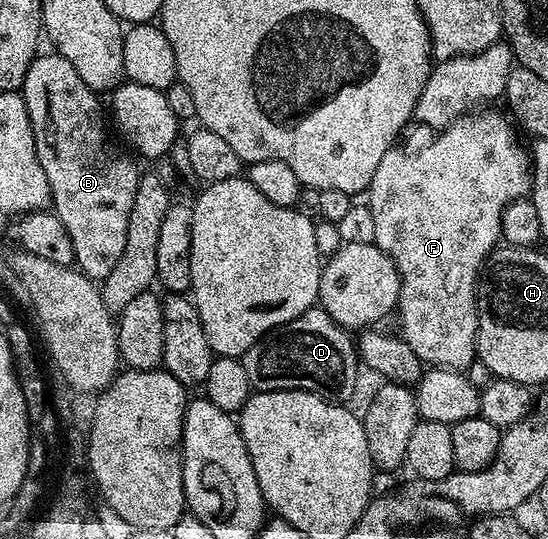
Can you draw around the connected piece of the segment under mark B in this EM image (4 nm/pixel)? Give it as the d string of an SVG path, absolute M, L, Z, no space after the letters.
M55 52L37 53L36 59L24 77L22 87L26 112L34 128L34 144L42 172L50 184L51 209L62 220L70 240L74 243L75 267L90 279L103 280L110 276L114 264L118 264L126 248L126 228L130 225L130 208L134 205L134 192L138 192L141 171L132 163L131 153L123 154L112 143L108 130L104 127L104 114L100 111L97 91L89 88L78 76L74 64Z

